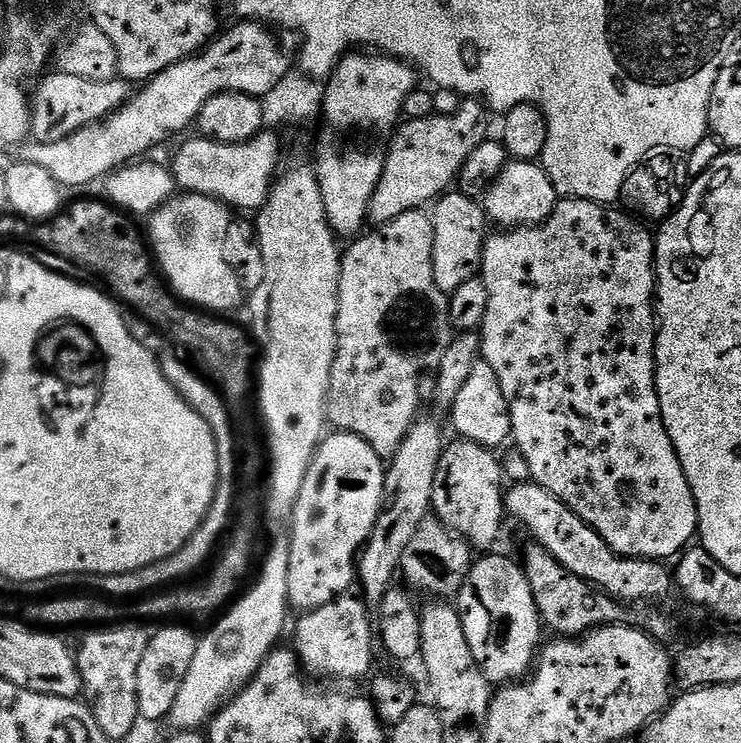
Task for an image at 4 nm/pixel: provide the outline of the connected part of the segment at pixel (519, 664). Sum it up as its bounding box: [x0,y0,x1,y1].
[458,555,542,686]

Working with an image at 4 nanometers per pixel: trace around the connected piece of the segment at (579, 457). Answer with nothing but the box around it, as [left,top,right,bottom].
[478,198,698,562]

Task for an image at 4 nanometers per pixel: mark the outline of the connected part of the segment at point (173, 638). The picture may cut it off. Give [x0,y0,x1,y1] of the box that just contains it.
[138,626,198,721]

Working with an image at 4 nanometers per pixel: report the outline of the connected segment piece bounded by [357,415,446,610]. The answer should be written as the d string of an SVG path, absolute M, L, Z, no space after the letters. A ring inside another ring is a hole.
M421 415L406 434L402 446L392 457L384 474L384 505L375 520L374 530L357 557L357 583L369 609L376 610L397 579L402 558L418 525L432 506L434 478L440 455L444 453L444 428L432 416Z

